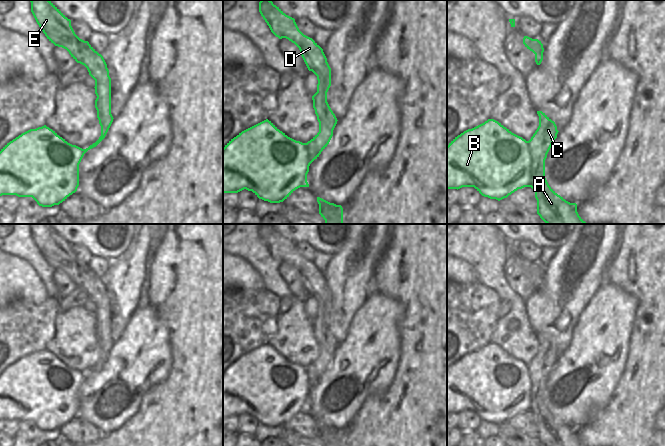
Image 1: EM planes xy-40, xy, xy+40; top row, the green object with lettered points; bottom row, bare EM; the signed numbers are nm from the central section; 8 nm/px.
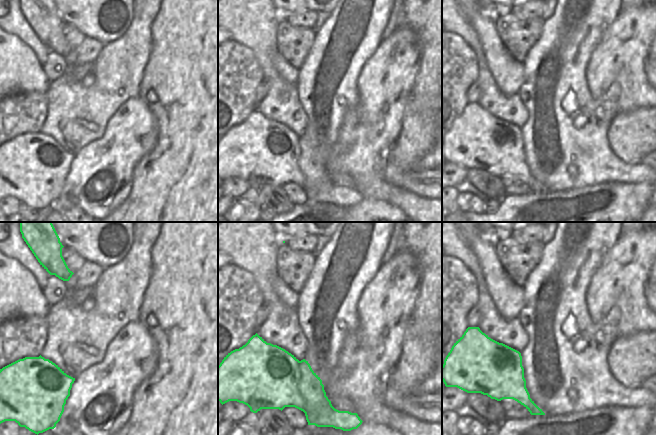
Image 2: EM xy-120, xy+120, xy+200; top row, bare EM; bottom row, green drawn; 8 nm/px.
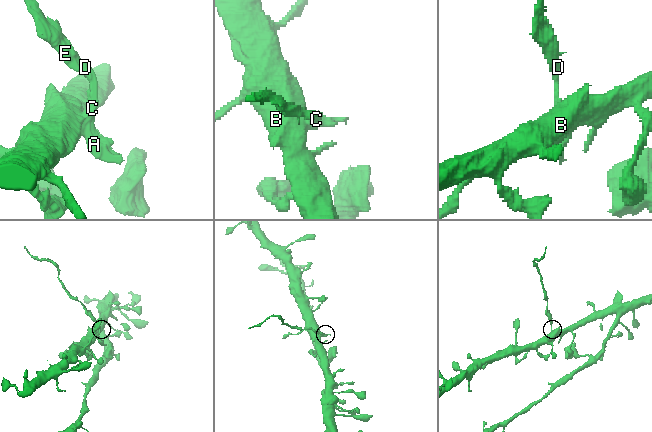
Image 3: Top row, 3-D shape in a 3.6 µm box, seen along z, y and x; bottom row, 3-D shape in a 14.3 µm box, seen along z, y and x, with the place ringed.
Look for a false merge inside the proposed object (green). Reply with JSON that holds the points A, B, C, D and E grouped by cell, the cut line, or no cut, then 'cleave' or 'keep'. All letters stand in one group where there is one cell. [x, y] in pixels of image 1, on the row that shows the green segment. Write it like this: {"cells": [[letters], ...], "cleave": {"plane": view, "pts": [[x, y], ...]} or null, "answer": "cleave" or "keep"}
{"cells": [["A", "C", "D", "E"], ["B"]], "cleave": {"plane": "xy+40", "pts": [[528, 141], [532, 158], [531, 186]]}, "answer": "cleave"}

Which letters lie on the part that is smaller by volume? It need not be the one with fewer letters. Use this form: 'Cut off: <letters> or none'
Cut off: A, C, D, E

